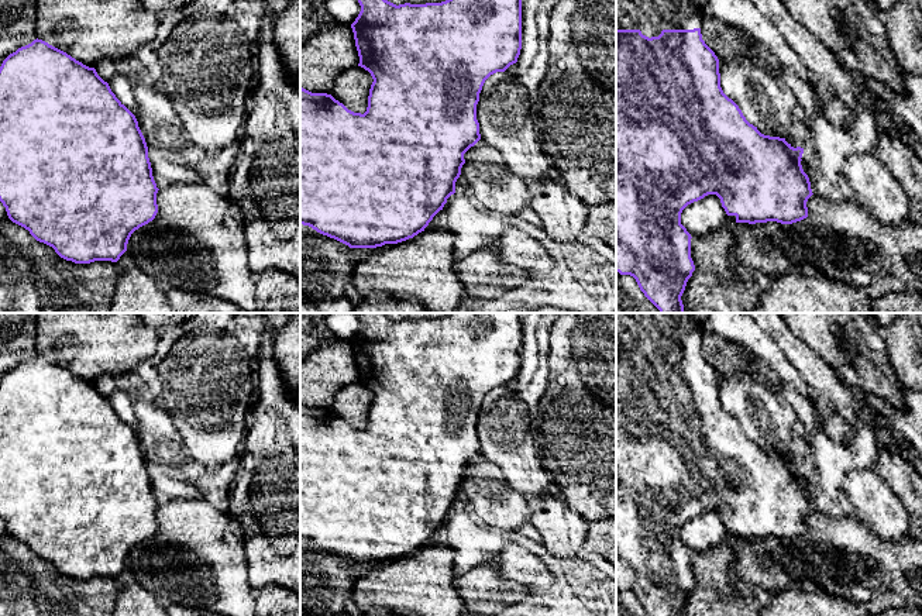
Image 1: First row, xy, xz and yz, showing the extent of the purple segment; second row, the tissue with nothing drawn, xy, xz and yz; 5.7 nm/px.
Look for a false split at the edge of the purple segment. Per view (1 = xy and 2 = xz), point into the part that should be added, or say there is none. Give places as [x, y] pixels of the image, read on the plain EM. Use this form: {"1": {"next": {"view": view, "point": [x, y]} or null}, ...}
{"1": {"next": null}, "2": {"next": null}}

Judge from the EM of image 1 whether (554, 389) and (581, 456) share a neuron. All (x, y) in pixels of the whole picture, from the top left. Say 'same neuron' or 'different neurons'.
same neuron

